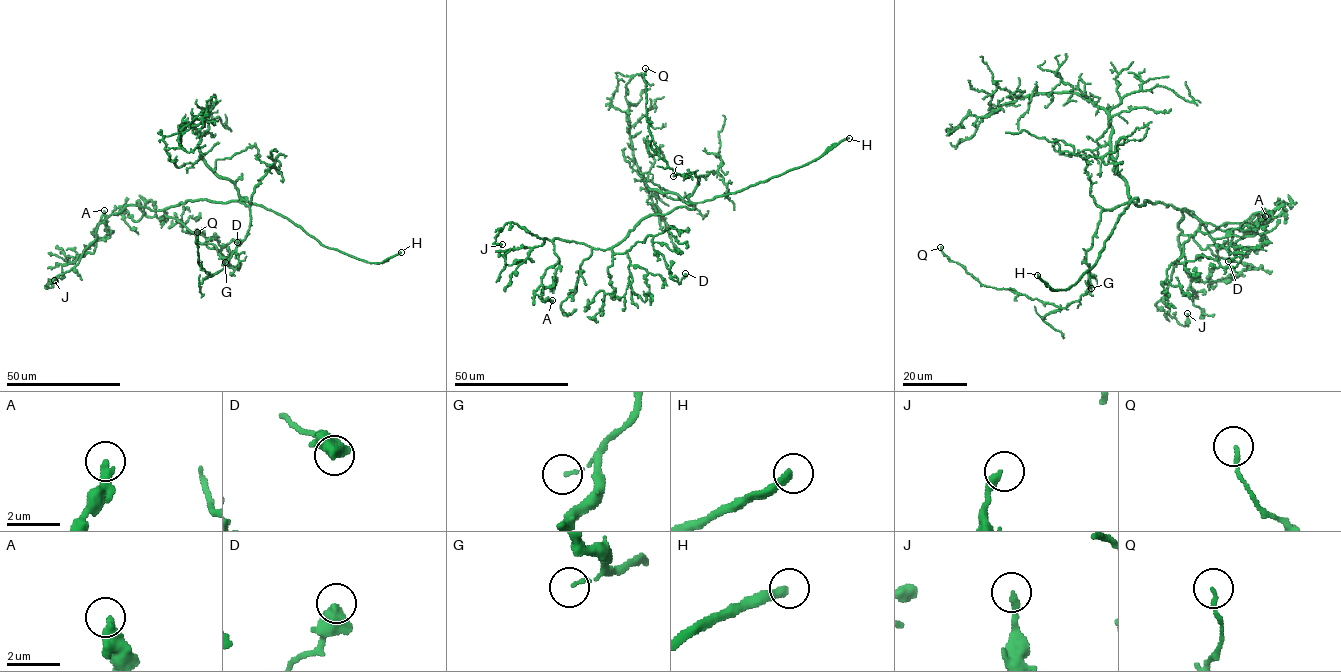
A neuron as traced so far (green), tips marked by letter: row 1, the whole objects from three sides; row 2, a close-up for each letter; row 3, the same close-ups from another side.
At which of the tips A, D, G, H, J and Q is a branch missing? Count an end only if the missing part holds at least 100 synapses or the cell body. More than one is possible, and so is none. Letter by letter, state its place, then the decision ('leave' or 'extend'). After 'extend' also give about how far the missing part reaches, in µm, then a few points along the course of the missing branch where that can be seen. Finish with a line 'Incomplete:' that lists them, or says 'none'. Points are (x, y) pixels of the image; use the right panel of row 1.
A: place (1265, 216); leave
D: place (1228, 261); leave
G: place (1091, 288); leave
H: place (1037, 275); extend; missing 9 µm; course (1037, 275), (1037, 269), (1025, 259)
J: place (1187, 313); leave
Q: place (940, 247); leave
Incomplete: H

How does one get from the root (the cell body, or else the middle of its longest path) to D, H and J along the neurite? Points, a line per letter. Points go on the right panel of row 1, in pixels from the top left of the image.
D: (1136, 204), (1163, 203), (1200, 221), (1174, 263), (1205, 255), (1226, 268), (1241, 259), (1228, 261)
H: (1136, 204), (1136, 199), (1128, 204), (1106, 240), (1098, 260), (1070, 288), (1054, 290), (1037, 275)
J: (1136, 204), (1163, 203), (1192, 216), (1193, 212), (1183, 210), (1181, 256), (1155, 304), (1183, 325), (1187, 313)

